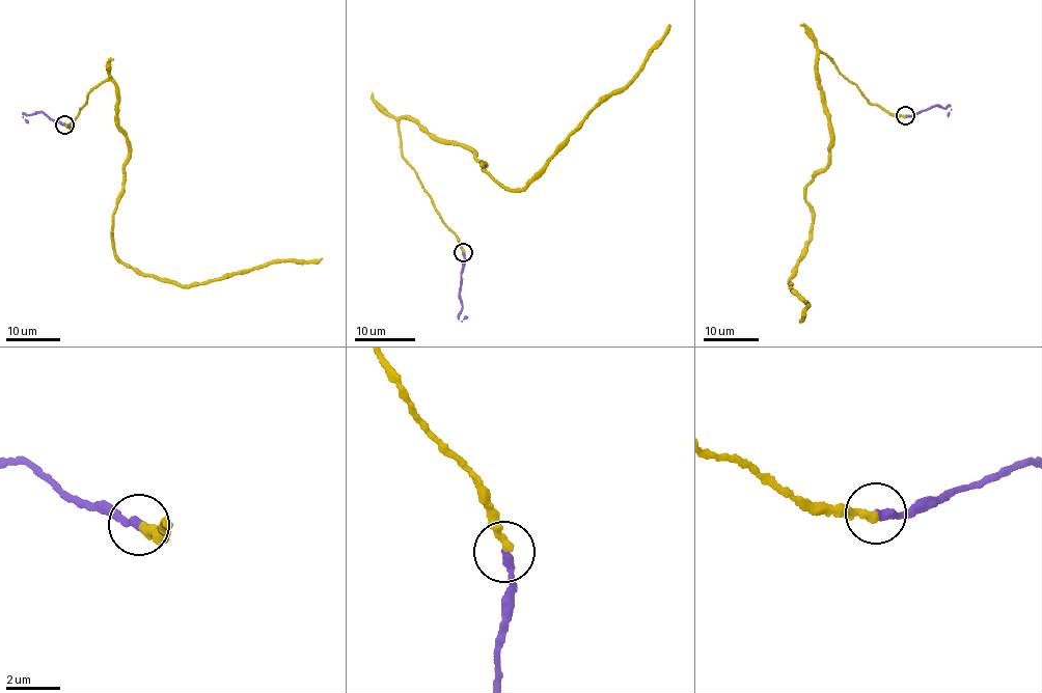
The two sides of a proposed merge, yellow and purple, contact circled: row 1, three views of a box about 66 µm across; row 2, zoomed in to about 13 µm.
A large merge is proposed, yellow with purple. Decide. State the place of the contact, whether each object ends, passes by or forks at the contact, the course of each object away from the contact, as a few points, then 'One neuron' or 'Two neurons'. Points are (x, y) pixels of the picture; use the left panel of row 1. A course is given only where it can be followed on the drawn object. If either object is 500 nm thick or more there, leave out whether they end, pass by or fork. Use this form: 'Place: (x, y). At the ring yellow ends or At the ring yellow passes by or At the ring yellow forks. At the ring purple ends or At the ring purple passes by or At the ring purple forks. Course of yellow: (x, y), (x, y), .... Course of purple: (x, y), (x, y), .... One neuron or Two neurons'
Place: (64, 125). At the ring yellow ends. At the ring purple ends. Course of yellow: (64, 126), (90, 90), (116, 84), (129, 160), (113, 252), (141, 274), (198, 284), (322, 258). Course of purple: (64, 126), (40, 111), (22, 113), (28, 123). One neuron

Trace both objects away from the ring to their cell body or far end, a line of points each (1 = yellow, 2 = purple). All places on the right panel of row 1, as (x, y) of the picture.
1: (904, 116), (870, 103), (818, 53), (830, 147), (805, 188), (812, 225), (790, 281), (810, 305), (800, 320)
2: (904, 116), (936, 105), (950, 105), (948, 116)

